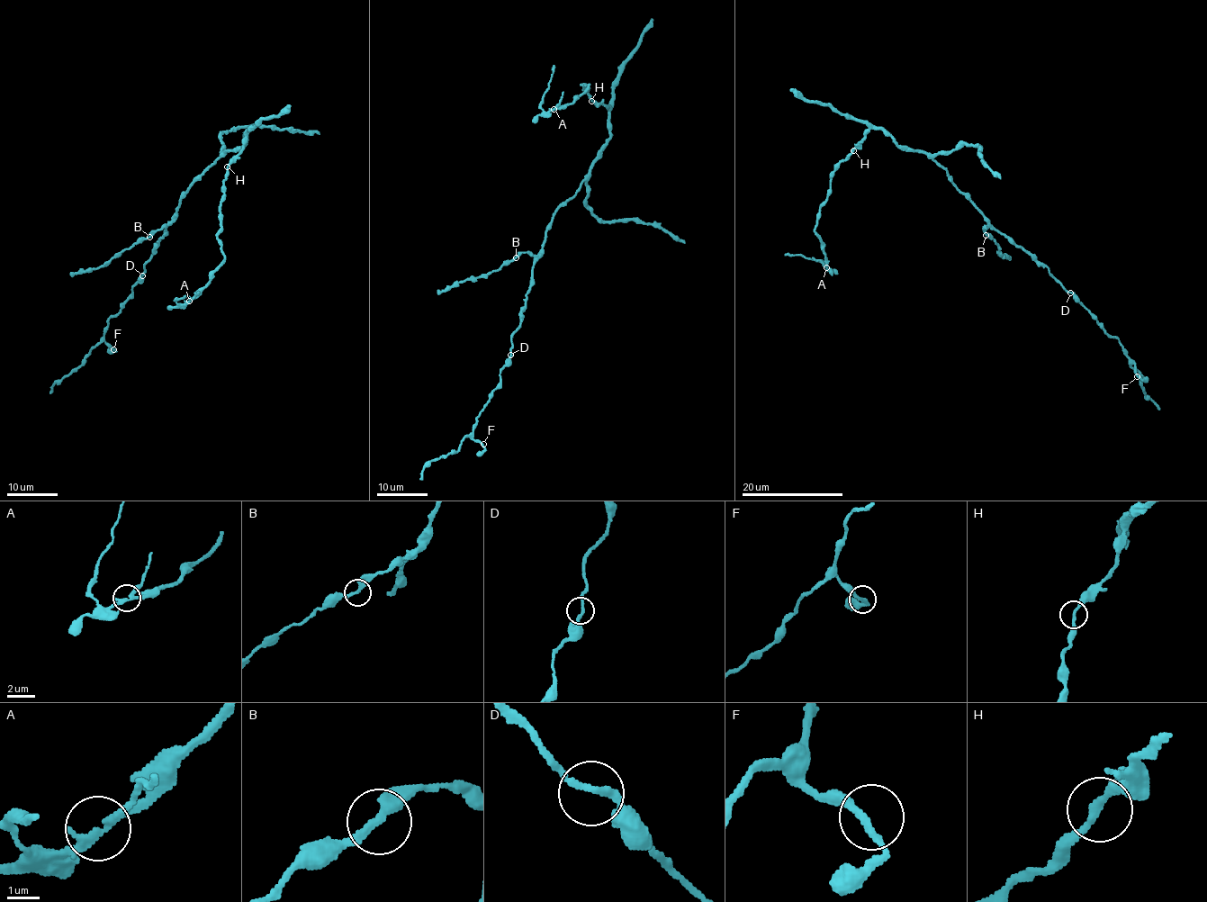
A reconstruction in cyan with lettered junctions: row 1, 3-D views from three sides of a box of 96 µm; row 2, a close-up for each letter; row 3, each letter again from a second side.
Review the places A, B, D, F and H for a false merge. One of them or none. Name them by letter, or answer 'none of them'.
A

